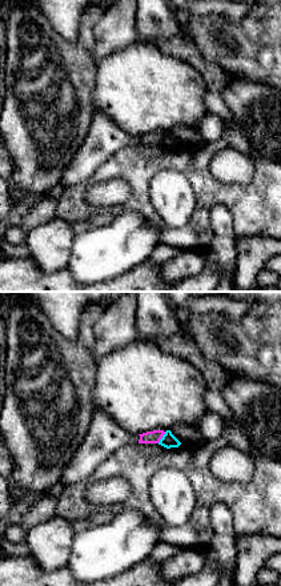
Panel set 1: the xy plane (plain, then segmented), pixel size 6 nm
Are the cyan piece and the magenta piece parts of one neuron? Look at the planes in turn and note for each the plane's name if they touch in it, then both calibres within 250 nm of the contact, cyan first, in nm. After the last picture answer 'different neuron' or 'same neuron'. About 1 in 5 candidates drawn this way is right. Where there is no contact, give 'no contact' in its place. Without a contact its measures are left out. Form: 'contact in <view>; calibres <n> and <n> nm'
contact in xy; calibres 90 and 80 nm

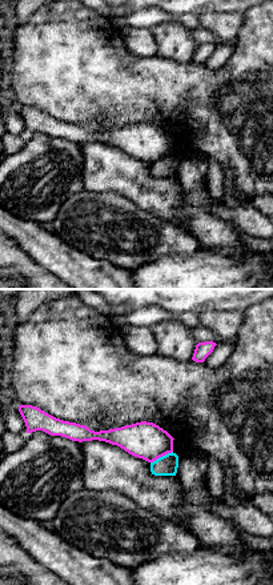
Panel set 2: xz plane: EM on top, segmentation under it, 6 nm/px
contact in xz; calibres 130 and 220 nm

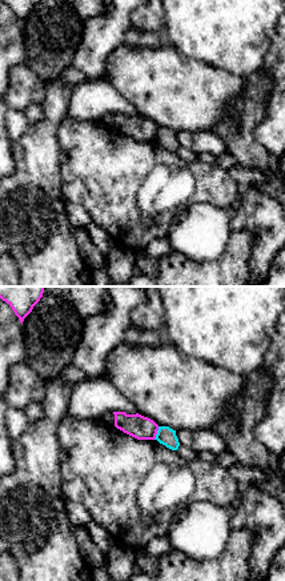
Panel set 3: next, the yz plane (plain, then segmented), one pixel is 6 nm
contact in yz; calibres 110 and 140 nm

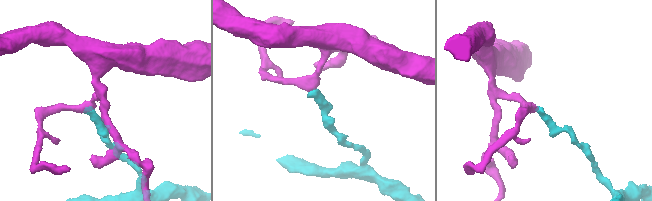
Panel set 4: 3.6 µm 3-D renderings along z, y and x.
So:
different neuron

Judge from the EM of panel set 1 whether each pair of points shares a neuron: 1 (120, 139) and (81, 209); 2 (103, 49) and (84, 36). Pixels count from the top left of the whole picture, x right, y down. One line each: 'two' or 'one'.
1: two
2: two

